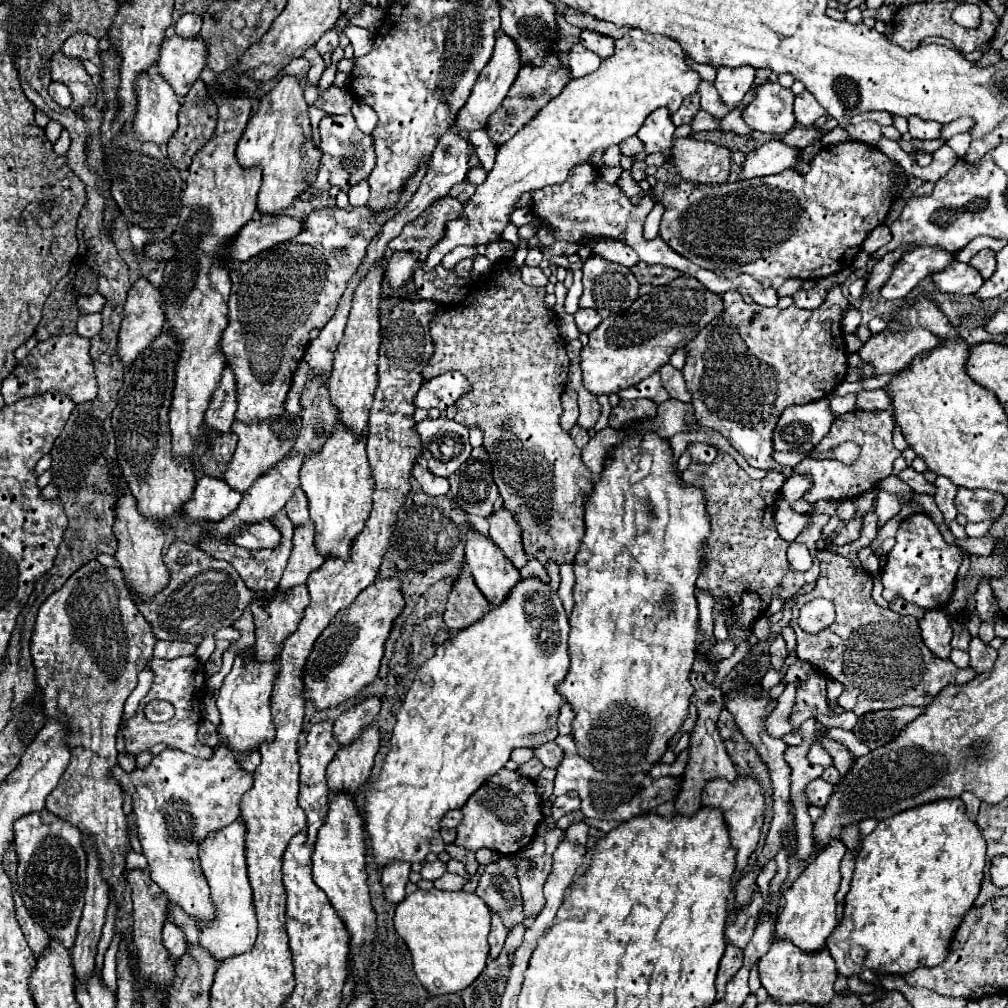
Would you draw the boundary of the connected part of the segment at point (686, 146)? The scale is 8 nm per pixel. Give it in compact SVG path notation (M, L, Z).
M674 138L670 164L684 180L700 184L722 184L730 174L730 162L732 152L724 146L692 138Z

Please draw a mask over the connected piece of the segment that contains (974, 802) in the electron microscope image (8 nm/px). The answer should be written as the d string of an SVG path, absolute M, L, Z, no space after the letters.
M964 792L960 798L962 798L962 802L966 804L968 816L974 820L974 818L976 818L976 814L978 814L978 808L980 808L980 798L976 798L974 794L968 794L968 792Z

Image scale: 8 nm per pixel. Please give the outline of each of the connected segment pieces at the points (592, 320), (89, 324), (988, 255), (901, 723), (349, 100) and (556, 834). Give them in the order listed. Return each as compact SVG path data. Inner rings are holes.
M578 310L574 314L574 320L576 320L576 326L580 332L588 334L592 332L598 324L600 324L600 316L594 312L594 310Z
M88 314L78 318L78 334L84 338L94 338L102 330L102 316L100 314Z
M989 249L981 250L970 259L969 264L980 272L984 280L987 280L996 270L995 254Z
M894 708L894 710L876 710L876 712L868 712L862 716L862 720L858 718L858 724L854 726L854 734L858 740L866 742L872 750L886 746L892 738L896 738L896 734L900 734L900 730L904 730L904 726L908 726L908 722L916 720L926 708Z
M334 86L316 100L316 106L328 114L348 114L354 104L354 96L348 90L336 90Z
M542 820L540 826L536 828L536 838L542 838L542 840L544 840L544 844L546 844L546 854L553 854L556 844L564 838L564 831L559 828L548 830L548 828L546 828L546 822Z

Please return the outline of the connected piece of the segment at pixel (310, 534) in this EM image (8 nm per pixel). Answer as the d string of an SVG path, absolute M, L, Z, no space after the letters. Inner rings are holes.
M312 522L298 526L294 530L292 544L294 546L292 546L288 566L282 574L280 584L278 584L280 592L288 592L296 586L306 584L308 574L312 570L318 570L320 564L324 564L324 558L320 558L320 554L316 552L316 546L314 546L314 524Z

